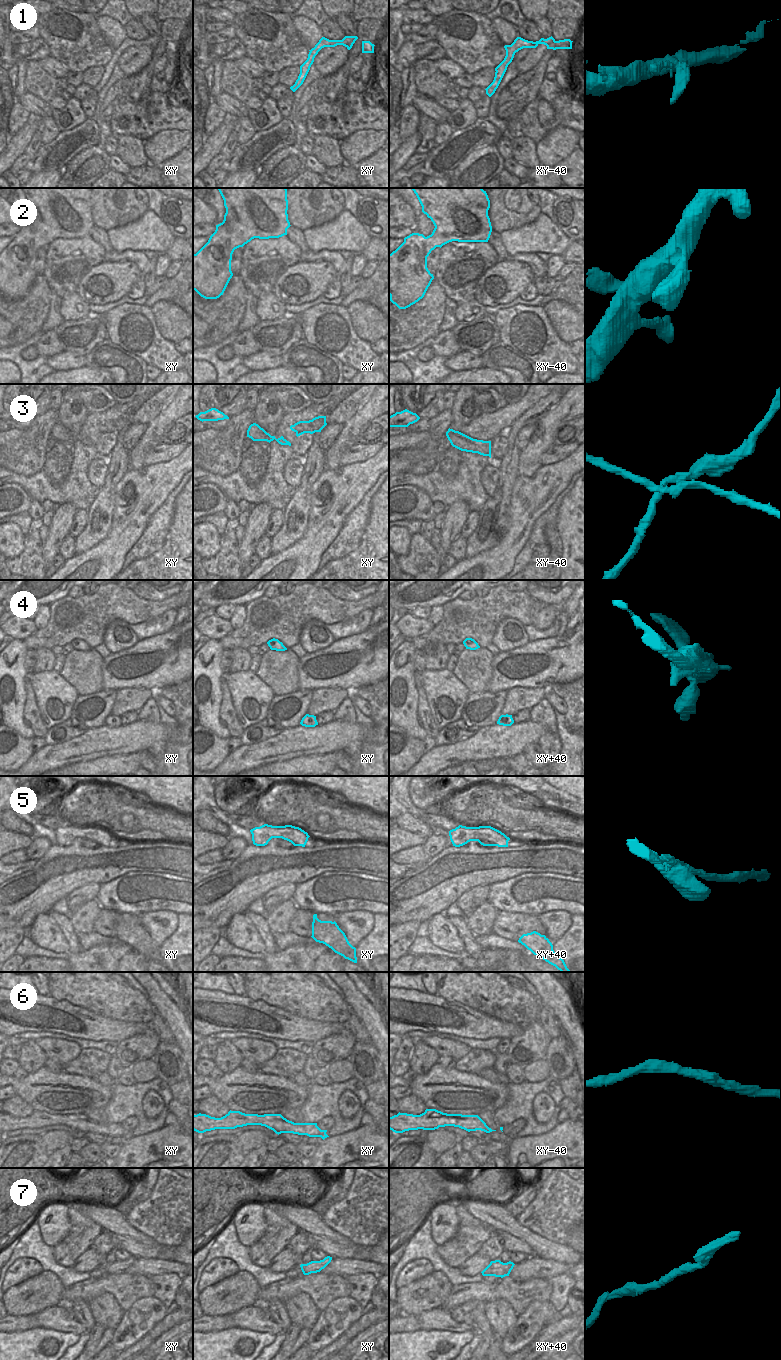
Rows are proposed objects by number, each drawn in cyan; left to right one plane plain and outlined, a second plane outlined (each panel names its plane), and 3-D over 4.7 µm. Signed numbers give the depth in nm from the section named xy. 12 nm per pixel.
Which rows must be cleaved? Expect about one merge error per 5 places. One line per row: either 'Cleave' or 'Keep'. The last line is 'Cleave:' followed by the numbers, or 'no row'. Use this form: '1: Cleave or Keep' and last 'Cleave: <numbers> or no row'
1: Keep
2: Keep
3: Cleave
4: Keep
5: Keep
6: Keep
7: Keep
Cleave: 3.

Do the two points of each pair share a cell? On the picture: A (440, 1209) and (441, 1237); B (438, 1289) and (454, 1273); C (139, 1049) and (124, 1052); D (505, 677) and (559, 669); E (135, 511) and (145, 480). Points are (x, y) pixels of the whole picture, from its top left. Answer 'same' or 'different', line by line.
A: same
B: different
C: same
D: same
E: same

